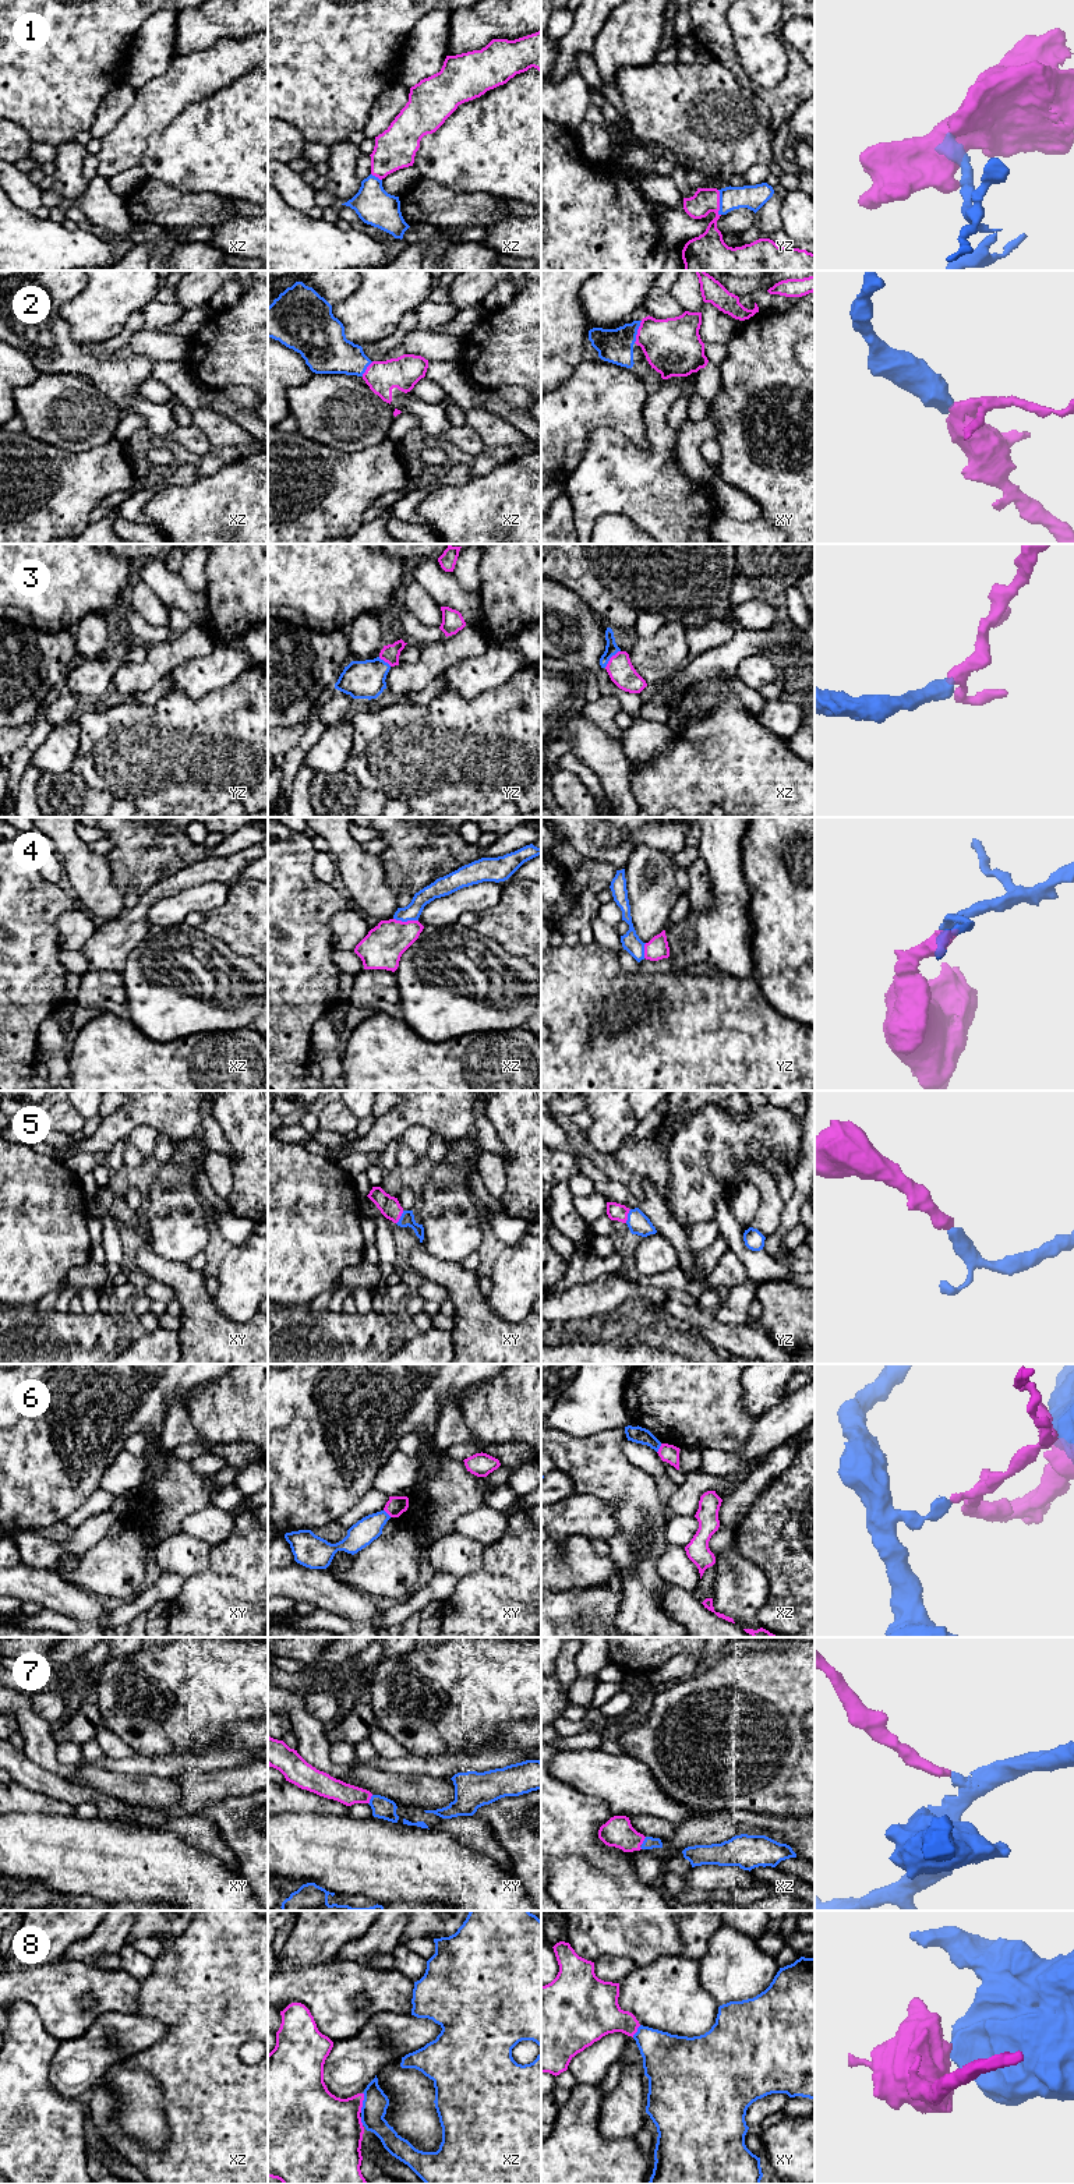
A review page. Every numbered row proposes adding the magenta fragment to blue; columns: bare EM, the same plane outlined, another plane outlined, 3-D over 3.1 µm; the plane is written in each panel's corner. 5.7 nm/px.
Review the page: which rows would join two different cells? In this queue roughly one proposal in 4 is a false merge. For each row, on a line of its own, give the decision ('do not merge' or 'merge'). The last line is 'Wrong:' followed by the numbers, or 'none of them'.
1: do not merge
2: merge
3: merge
4: merge
5: merge
6: do not merge
7: merge
8: do not merge
Wrong: 1, 6, 8

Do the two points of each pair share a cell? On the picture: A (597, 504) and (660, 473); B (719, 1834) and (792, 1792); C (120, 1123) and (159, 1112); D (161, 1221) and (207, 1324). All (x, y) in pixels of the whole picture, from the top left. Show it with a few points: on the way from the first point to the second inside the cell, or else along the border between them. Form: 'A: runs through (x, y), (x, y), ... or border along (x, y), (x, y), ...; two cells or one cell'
A: runs through (613, 488), (618, 483), (645, 483); one cell
B: border along (725, 1809), (748, 1809), (767, 1815), (790, 1816); two cells
C: runs through (130, 1121), (141, 1112), (149, 1112); one cell
D: border along (149, 1246), (166, 1258), (187, 1264); two cells

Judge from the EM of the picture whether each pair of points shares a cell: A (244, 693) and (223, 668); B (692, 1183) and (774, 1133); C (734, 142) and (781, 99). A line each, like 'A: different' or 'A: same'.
A: different
B: same
C: different

